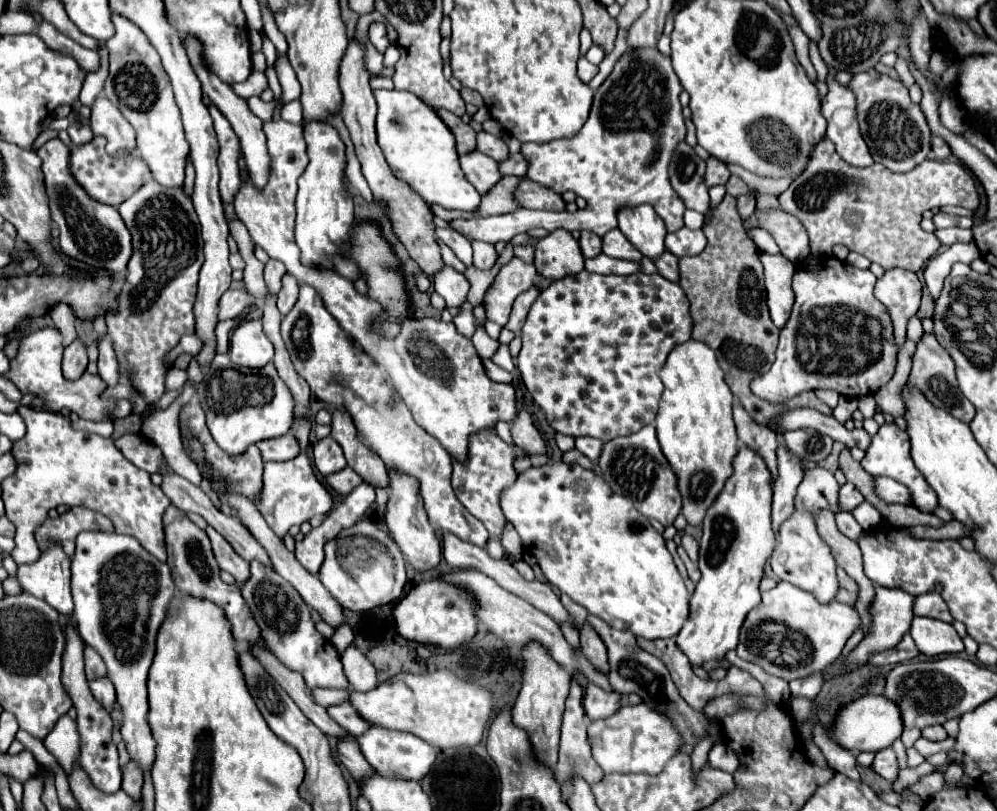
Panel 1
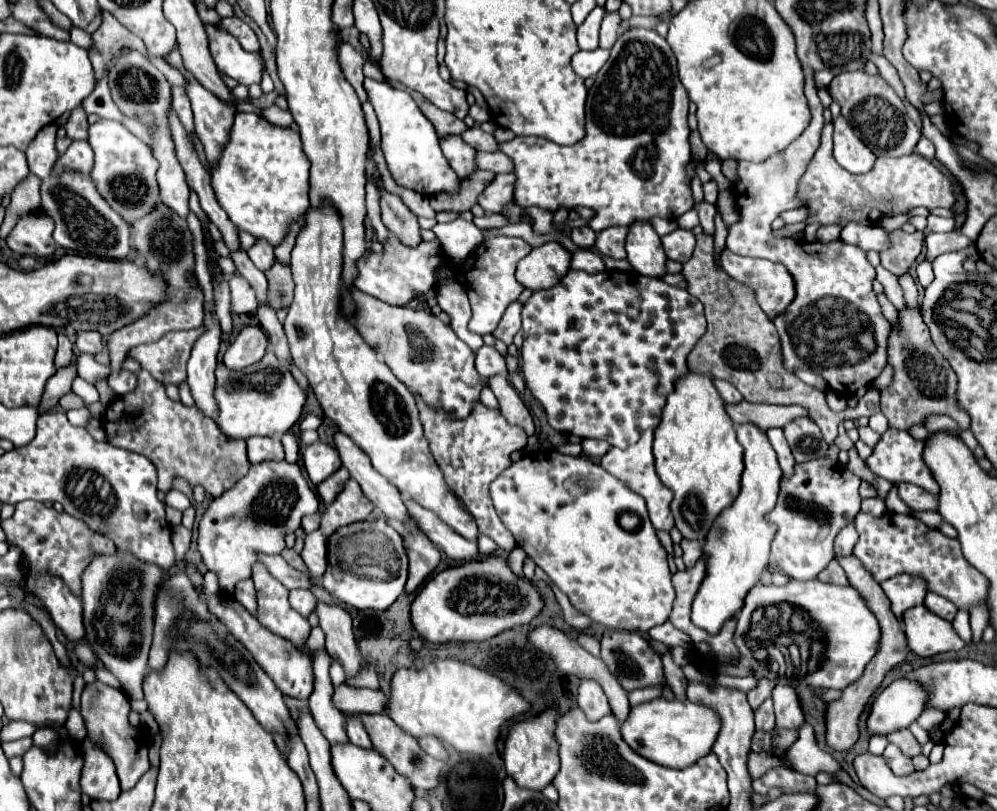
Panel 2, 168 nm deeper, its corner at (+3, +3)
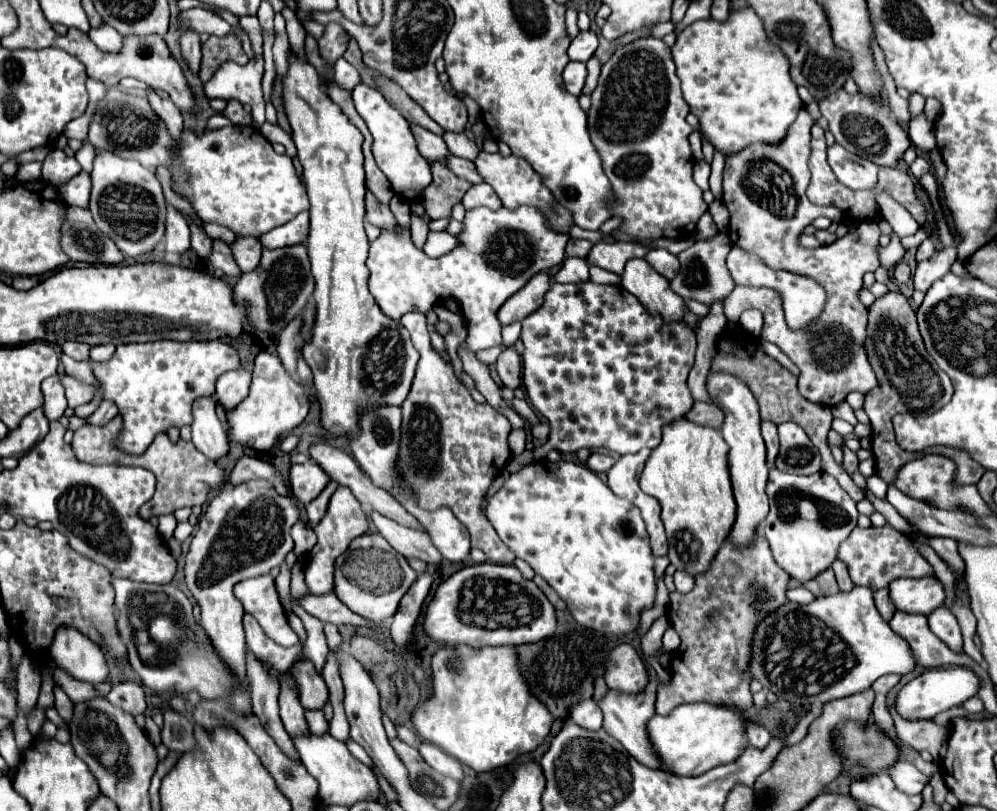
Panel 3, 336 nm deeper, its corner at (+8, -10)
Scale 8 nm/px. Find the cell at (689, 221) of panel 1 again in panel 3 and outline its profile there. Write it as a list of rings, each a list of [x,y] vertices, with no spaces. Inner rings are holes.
[[[697,161],[697,163],[695,163],[693,179],[695,179],[695,183],[697,183],[703,191],[709,189],[709,171],[711,171],[711,165],[709,165],[709,163],[705,163],[705,161]]]

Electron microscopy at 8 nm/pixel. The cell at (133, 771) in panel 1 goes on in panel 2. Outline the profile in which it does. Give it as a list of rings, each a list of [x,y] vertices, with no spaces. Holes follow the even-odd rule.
[[[92,682],[82,692],[80,712],[86,720],[88,738],[92,738],[94,742],[104,746],[108,750],[108,754],[112,756],[122,790],[132,788],[144,776],[144,772],[150,770],[150,764],[148,764],[148,746],[140,742],[138,730],[128,724],[130,702],[124,696],[124,692],[118,690],[118,688],[112,688],[108,684],[102,684],[102,682]]]

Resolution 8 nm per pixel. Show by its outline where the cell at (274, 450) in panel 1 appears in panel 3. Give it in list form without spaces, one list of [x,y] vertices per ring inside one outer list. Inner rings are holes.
[[[243,455],[237,461],[231,475],[227,477],[227,485],[235,487],[235,485],[247,483],[247,481],[253,481],[253,479],[271,479],[273,475],[275,475],[275,467],[271,463],[261,461],[257,457],[251,457],[251,455]]]

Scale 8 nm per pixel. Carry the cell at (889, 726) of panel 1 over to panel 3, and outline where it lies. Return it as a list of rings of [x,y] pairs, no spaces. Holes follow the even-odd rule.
[[[939,667],[939,669],[927,669],[923,675],[907,683],[899,697],[897,697],[897,707],[899,715],[905,719],[933,719],[937,713],[947,711],[951,707],[963,705],[967,699],[975,697],[981,687],[979,675],[969,669],[969,667]]]

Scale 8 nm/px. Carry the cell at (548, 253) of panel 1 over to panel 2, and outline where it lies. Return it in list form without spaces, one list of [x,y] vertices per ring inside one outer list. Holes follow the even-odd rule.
[[[546,242],[518,262],[516,276],[520,278],[520,284],[534,292],[552,288],[568,274],[570,260],[572,254],[560,242]]]

